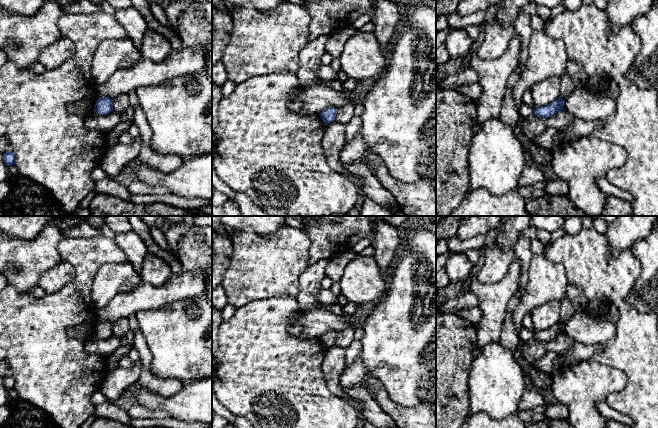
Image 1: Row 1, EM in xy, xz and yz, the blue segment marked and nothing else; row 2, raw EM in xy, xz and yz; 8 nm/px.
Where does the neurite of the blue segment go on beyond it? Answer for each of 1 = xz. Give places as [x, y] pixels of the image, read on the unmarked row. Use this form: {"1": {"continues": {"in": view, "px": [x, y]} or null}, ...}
{"1": {"continues": null}}

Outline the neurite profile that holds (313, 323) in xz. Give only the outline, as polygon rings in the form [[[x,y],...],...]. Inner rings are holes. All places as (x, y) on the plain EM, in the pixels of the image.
[[[323,309],[301,310],[289,325],[289,333],[301,338],[320,338],[327,332],[333,331],[338,335],[345,329],[355,329],[360,325],[361,321],[355,315],[337,315]]]

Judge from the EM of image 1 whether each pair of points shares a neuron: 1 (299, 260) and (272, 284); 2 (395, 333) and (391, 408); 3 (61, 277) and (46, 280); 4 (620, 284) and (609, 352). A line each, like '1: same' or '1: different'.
1: same
2: different
3: same
4: same

